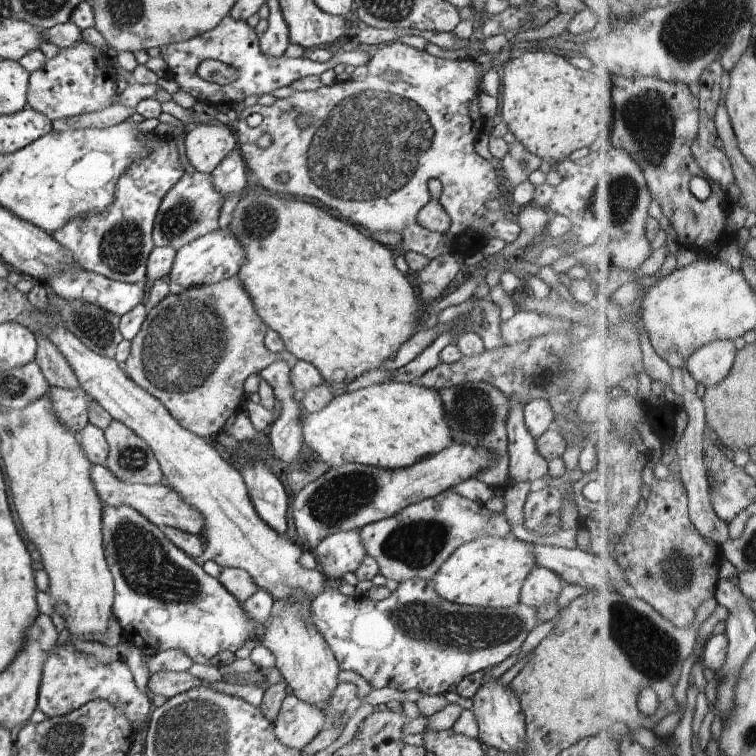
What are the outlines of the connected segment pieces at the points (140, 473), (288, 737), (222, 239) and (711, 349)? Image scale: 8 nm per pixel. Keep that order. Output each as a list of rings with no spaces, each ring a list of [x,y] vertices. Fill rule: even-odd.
[[[112,419],[112,422],[103,431],[108,441],[108,446],[110,447],[110,450],[108,450],[108,458],[106,458],[106,468],[111,470],[112,474],[118,480],[122,480],[124,484],[145,485],[155,485],[163,482],[164,474],[152,449],[136,432],[130,430],[123,422],[114,419]]]
[[[291,694],[283,700],[278,718],[275,720],[274,734],[284,746],[292,750],[302,751],[310,744],[320,731],[326,728],[326,716],[316,706],[300,700]],[[286,715],[292,716],[292,722],[285,720]]]
[[[228,227],[220,228],[179,248],[172,264],[172,270],[165,280],[168,283],[180,284],[185,289],[216,284],[236,277],[244,260],[244,248],[238,242],[238,238],[228,230]]]
[[[722,339],[707,344],[692,356],[687,369],[707,388],[719,385],[735,369],[741,351],[735,341]]]

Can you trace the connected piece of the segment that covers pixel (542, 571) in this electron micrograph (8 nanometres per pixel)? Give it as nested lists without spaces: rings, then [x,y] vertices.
[[[536,567],[522,584],[520,603],[538,610],[540,606],[556,603],[562,590],[561,577],[546,567]]]

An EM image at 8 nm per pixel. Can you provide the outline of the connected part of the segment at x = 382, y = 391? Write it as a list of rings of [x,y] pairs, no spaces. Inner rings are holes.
[[[398,381],[379,383],[353,392],[336,392],[320,412],[310,414],[303,411],[302,438],[303,446],[308,446],[312,452],[316,452],[320,461],[333,470],[348,463],[376,466],[384,470],[403,469],[423,458],[438,454],[454,443],[439,391],[416,385],[414,382]]]

